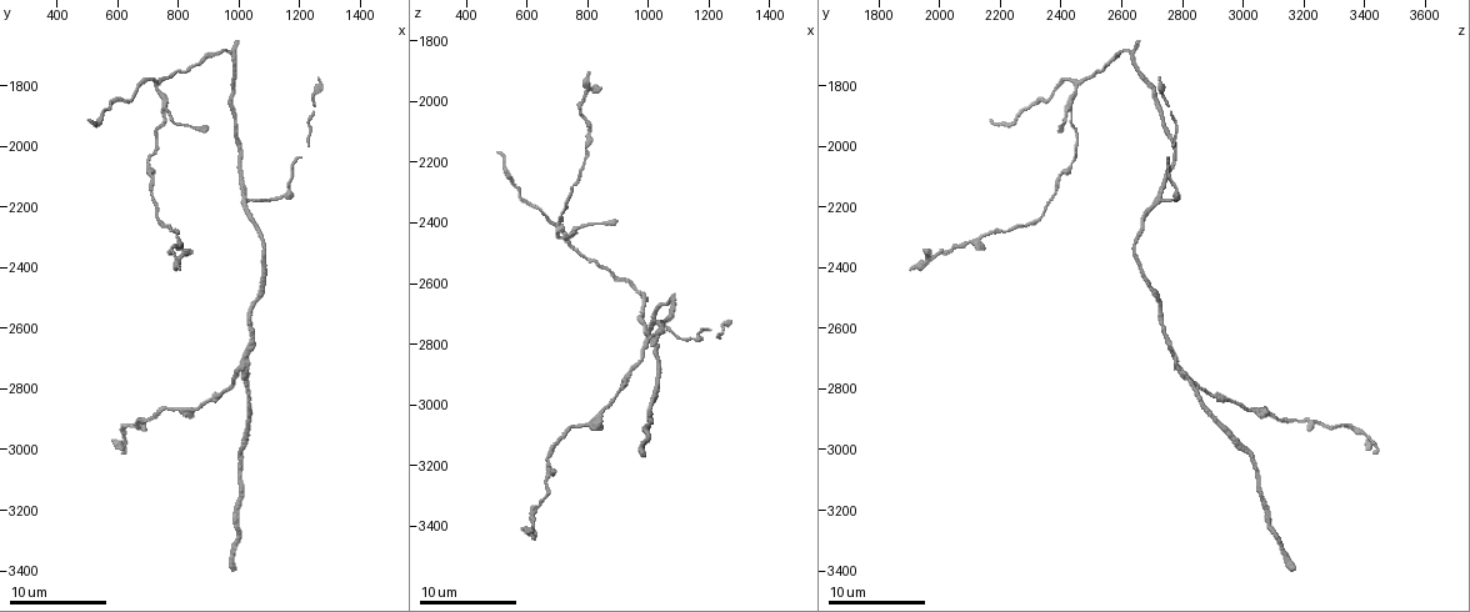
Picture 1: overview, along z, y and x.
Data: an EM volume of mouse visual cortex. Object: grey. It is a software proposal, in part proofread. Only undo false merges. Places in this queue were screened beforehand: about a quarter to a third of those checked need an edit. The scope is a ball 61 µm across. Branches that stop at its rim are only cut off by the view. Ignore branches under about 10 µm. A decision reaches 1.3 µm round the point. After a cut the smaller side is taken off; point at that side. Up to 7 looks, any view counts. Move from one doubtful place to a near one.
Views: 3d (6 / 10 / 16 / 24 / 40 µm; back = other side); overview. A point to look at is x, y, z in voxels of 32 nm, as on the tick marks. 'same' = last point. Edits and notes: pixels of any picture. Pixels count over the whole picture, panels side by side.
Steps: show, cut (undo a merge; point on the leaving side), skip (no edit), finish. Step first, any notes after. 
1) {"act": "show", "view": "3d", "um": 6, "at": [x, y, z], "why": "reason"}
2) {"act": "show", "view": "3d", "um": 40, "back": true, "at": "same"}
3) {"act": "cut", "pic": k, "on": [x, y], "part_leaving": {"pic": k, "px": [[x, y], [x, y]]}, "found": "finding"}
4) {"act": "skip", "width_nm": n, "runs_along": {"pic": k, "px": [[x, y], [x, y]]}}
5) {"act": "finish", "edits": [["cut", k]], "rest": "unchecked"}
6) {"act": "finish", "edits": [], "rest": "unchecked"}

{"act": "show", "view": "3d", "um": 16, "at": [1020, 2180, 2720], "why": "a fork"}

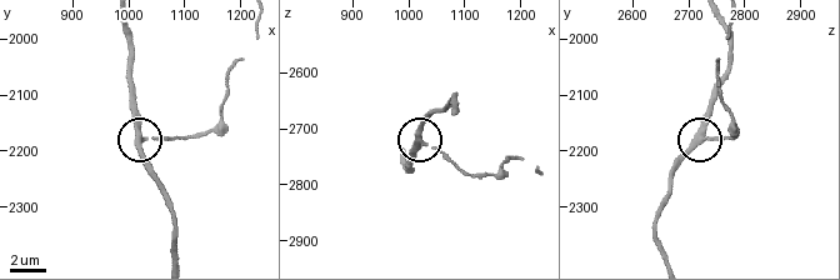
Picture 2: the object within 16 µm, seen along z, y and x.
{"act": "show", "view": "3d", "um": 6, "at": [1020, 2180, 2720]}

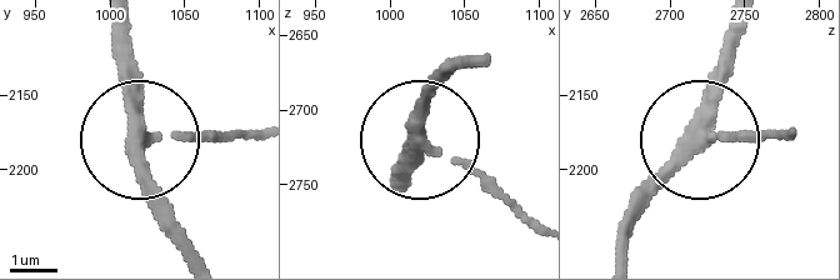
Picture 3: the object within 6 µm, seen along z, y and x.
{"act": "skip", "runs_along": {"pic": 3, "px": [[745, 23], [705, 143], [785, 143]]}, "found": "one cell here"}

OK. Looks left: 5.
{"act": "show", "view": "3d", "um": 10, "at": [980, 1920, 2730], "why": "thin neck"}

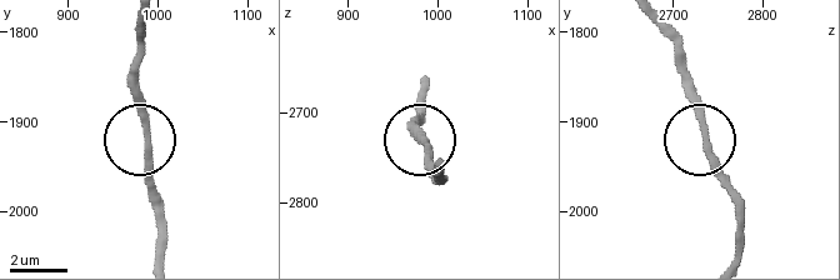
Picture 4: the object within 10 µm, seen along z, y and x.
{"act": "skip", "runs_along": {"pic": 4, "px": [[161, 235], [140, 54]]}, "found": "all the same cell"}

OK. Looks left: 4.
{"act": "show", "view": "3d", "um": 10, "at": [1010, 2740, 2800], "why": "four arms meet"}

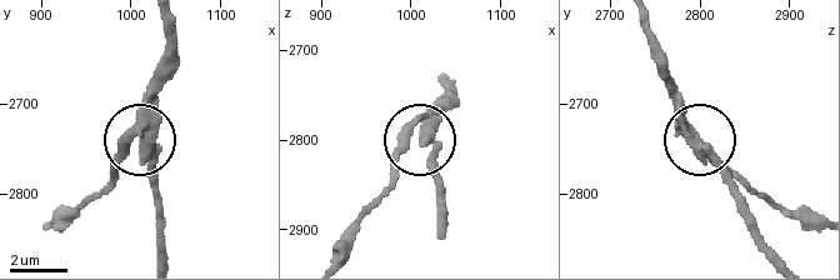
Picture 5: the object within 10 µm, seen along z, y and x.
{"act": "cut", "pic": 5, "on": [118, 158], "part_leaving": {"pic": 5, "px": [[414, 124], [398, 171], [359, 221], [348, 258]]}, "found": "a second cell is stuck on"}

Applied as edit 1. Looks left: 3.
{"act": "finish", "edits": [["cut", 5]], "rest": "unchecked"}

